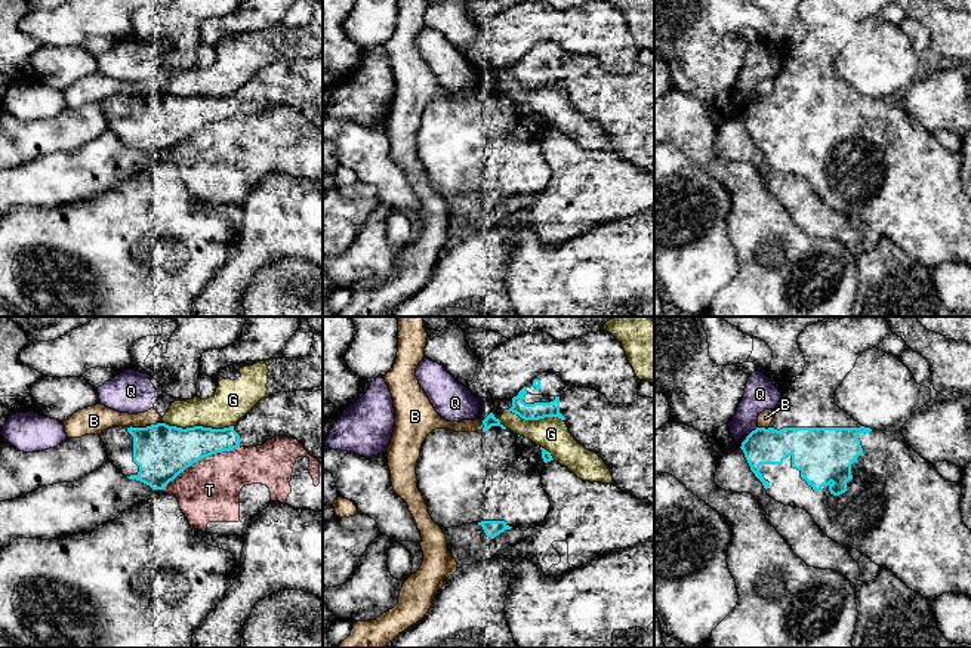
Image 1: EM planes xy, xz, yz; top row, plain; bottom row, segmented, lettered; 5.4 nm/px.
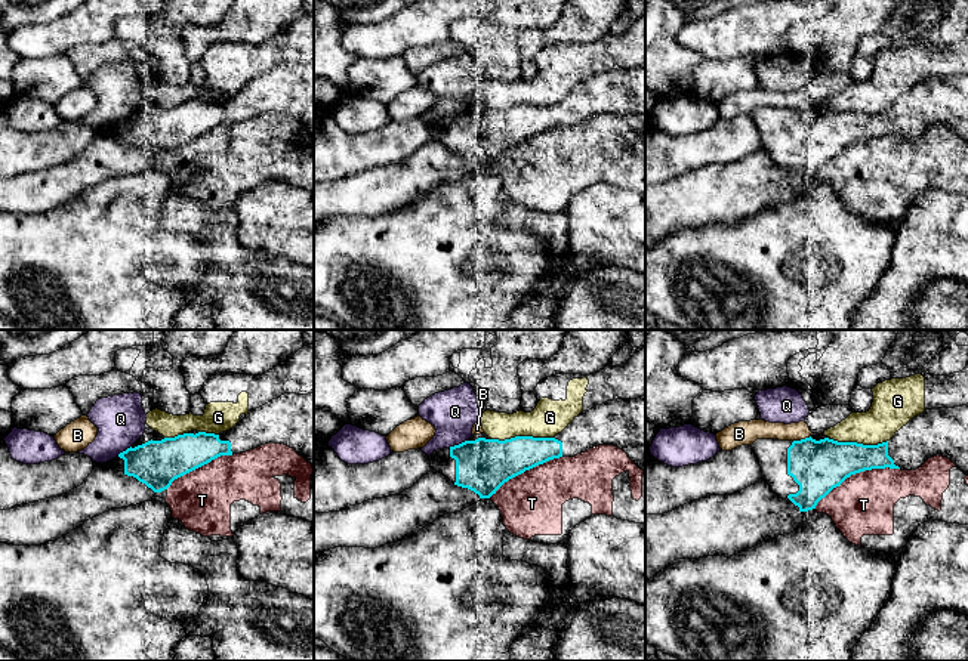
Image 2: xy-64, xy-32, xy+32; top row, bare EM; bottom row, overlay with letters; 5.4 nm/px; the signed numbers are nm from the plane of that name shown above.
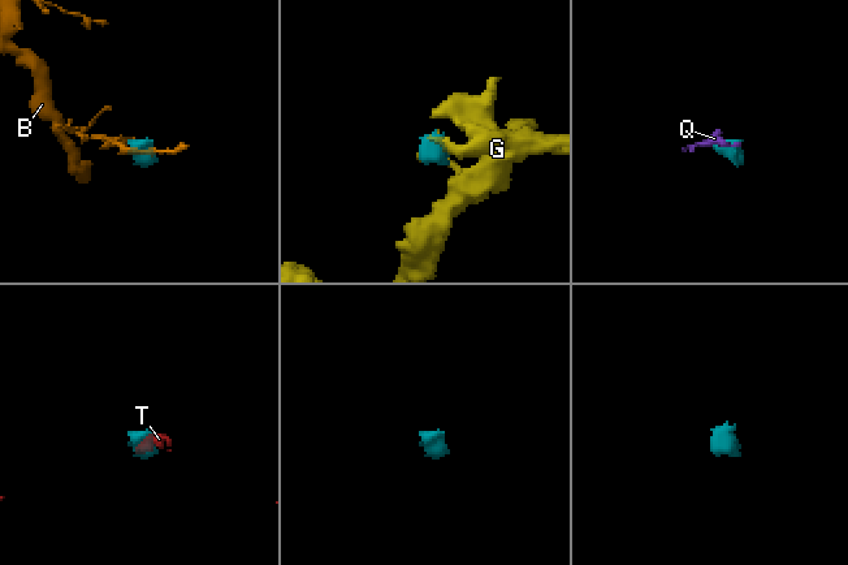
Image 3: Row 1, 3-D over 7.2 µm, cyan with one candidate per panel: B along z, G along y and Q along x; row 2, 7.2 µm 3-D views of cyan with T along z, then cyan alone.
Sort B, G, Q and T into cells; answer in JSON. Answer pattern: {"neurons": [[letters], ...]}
{"neurons": [["B"], ["G", "Q"], ["T"]]}

